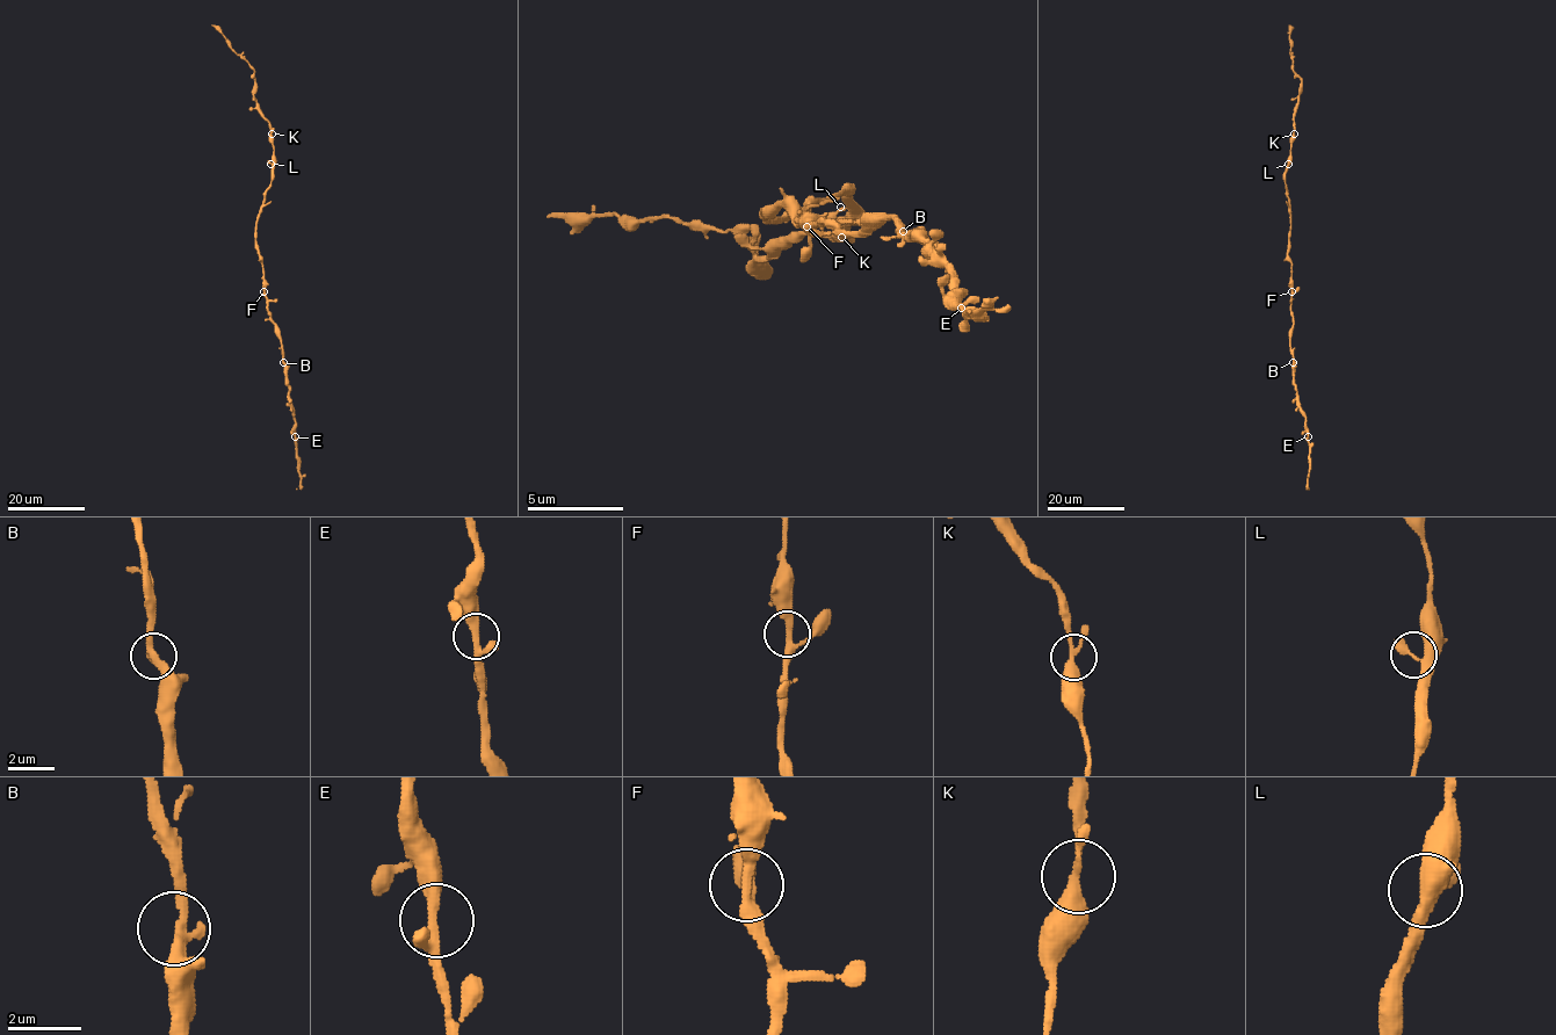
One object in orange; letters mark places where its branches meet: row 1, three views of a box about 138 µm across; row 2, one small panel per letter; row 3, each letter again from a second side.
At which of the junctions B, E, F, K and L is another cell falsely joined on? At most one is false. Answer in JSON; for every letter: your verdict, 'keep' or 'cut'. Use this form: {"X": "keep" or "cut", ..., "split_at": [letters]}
{"B": "keep", "E": "keep", "F": "keep", "K": "keep", "L": "keep", "split_at": []}

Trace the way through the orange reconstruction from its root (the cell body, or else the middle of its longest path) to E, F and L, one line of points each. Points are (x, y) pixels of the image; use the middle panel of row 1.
E: (764, 211), (783, 207), (802, 226), (826, 221), (836, 231), (889, 216), (947, 265), (961, 308)
F: (764, 211), (783, 207), (802, 226), (807, 226)
L: (764, 211), (768, 221), (779, 221), (840, 193), (846, 197), (846, 207), (840, 207)

